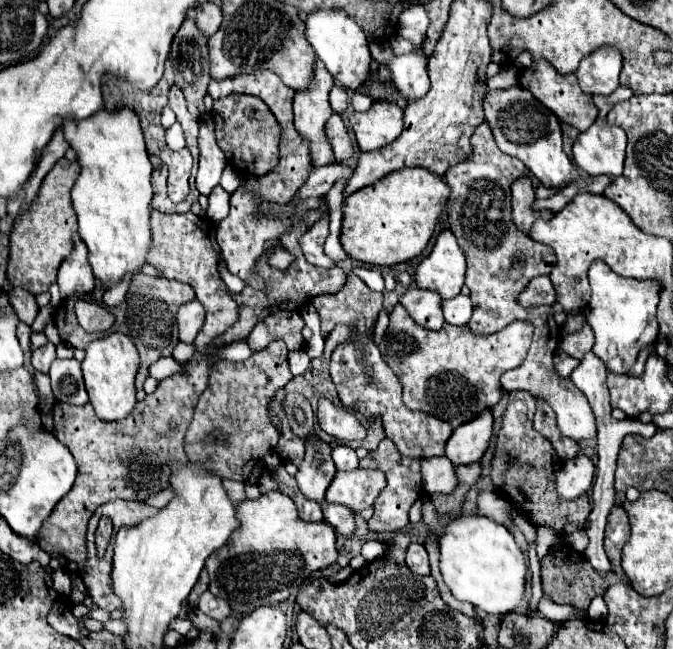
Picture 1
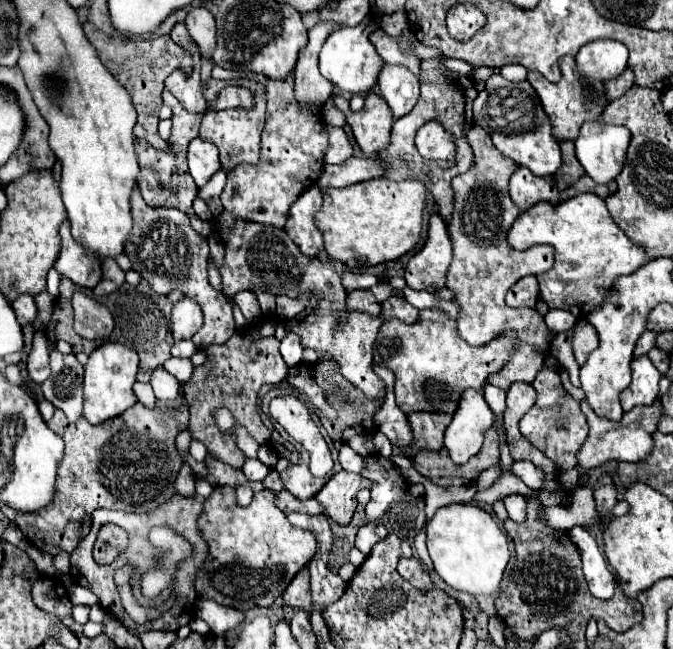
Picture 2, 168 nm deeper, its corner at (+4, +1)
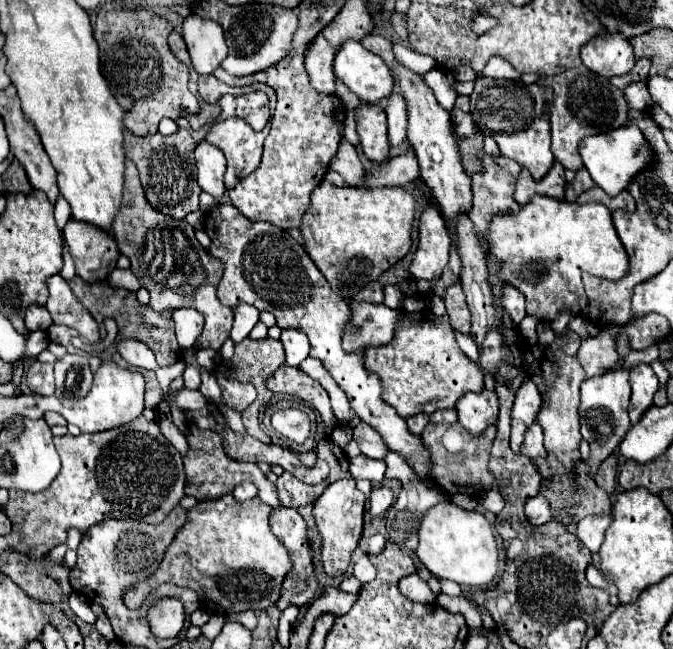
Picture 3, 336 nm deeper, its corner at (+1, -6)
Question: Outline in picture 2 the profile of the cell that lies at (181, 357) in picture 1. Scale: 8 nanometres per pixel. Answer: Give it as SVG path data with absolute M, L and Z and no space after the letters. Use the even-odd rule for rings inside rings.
M176 341L174 347L172 347L172 355L180 358L190 358L194 355L196 347L192 341Z

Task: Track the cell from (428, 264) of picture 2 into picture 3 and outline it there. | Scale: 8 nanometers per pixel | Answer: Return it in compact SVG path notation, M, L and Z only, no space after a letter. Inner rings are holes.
M425 208L419 220L419 246L411 262L415 280L437 280L449 260L451 238L437 208Z

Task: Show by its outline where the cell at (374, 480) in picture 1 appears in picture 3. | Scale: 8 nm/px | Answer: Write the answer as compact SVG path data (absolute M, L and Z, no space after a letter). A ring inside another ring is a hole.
M345 478L345 480L337 480L337 482L329 484L327 490L321 494L321 498L317 498L317 502L313 506L313 516L315 516L315 522L323 536L321 562L325 566L325 572L333 578L345 576L345 572L349 568L351 554L353 554L353 550L361 538L361 530L363 530L363 508L365 508L365 496L363 496L363 492L357 490L357 484L353 478Z

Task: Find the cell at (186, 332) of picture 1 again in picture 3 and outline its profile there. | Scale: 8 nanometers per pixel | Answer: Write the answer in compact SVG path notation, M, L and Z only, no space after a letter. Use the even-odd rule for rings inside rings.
M179 308L173 312L173 320L175 320L175 334L177 334L179 346L183 350L193 348L197 336L203 330L201 312L197 312L195 308Z

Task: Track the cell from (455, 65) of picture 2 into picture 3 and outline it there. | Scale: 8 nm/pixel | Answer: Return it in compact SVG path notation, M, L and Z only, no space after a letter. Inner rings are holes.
M397 42L393 44L393 52L395 52L395 58L409 70L417 72L417 74L427 74L431 72L433 68L437 68L437 62L431 58L431 56L425 56L425 54L419 54L419 52L413 52L411 48L407 48L405 44Z

